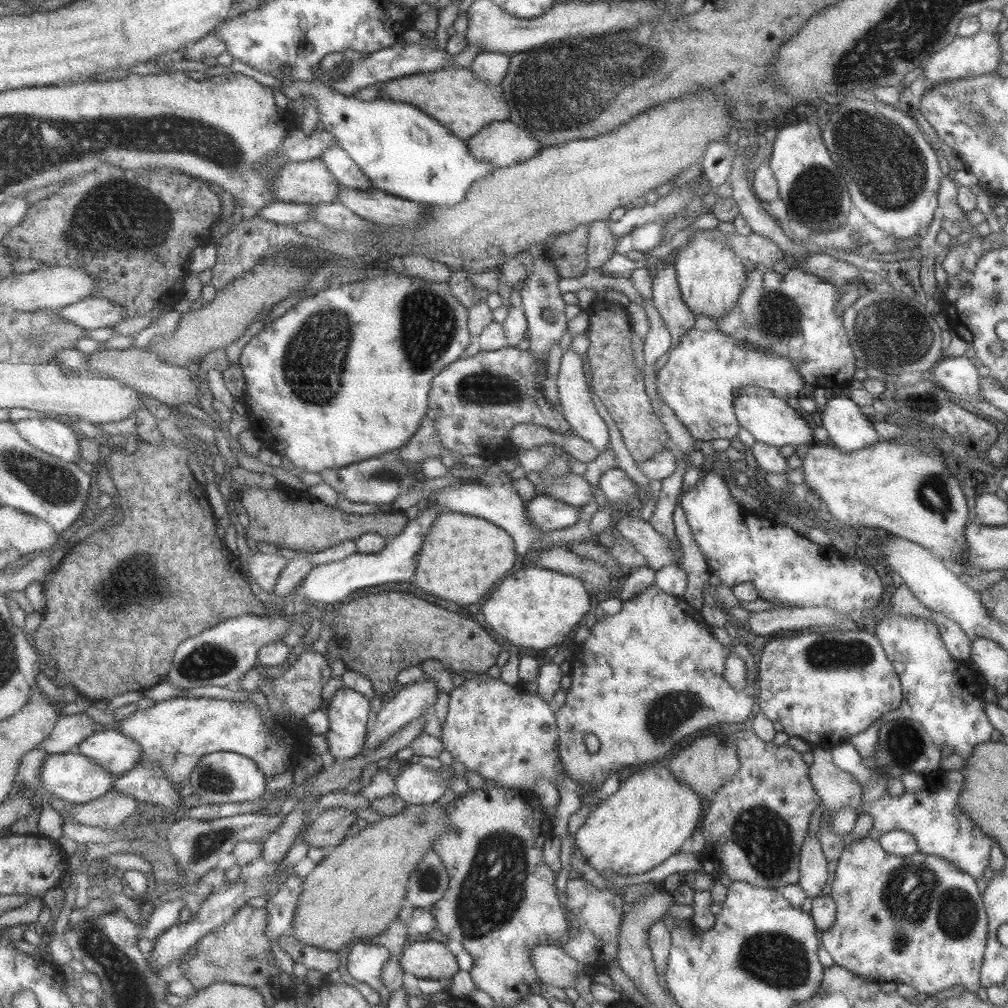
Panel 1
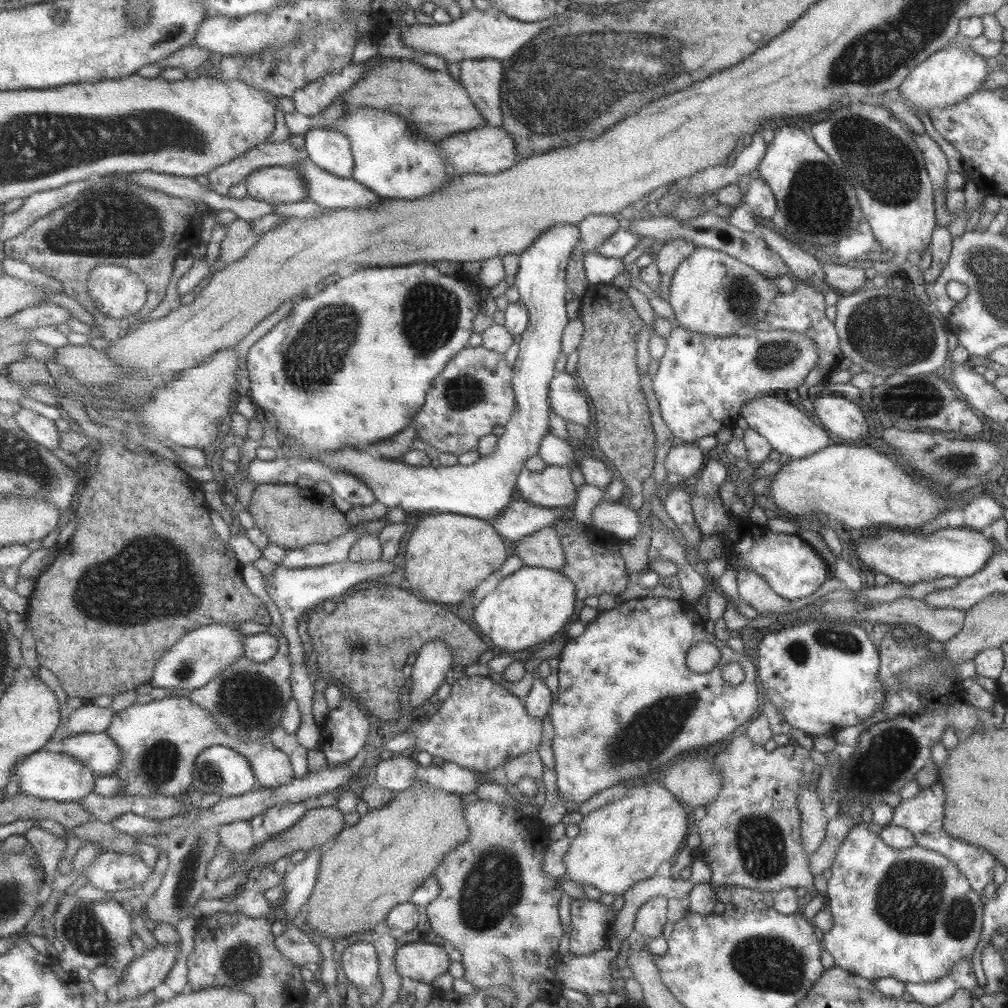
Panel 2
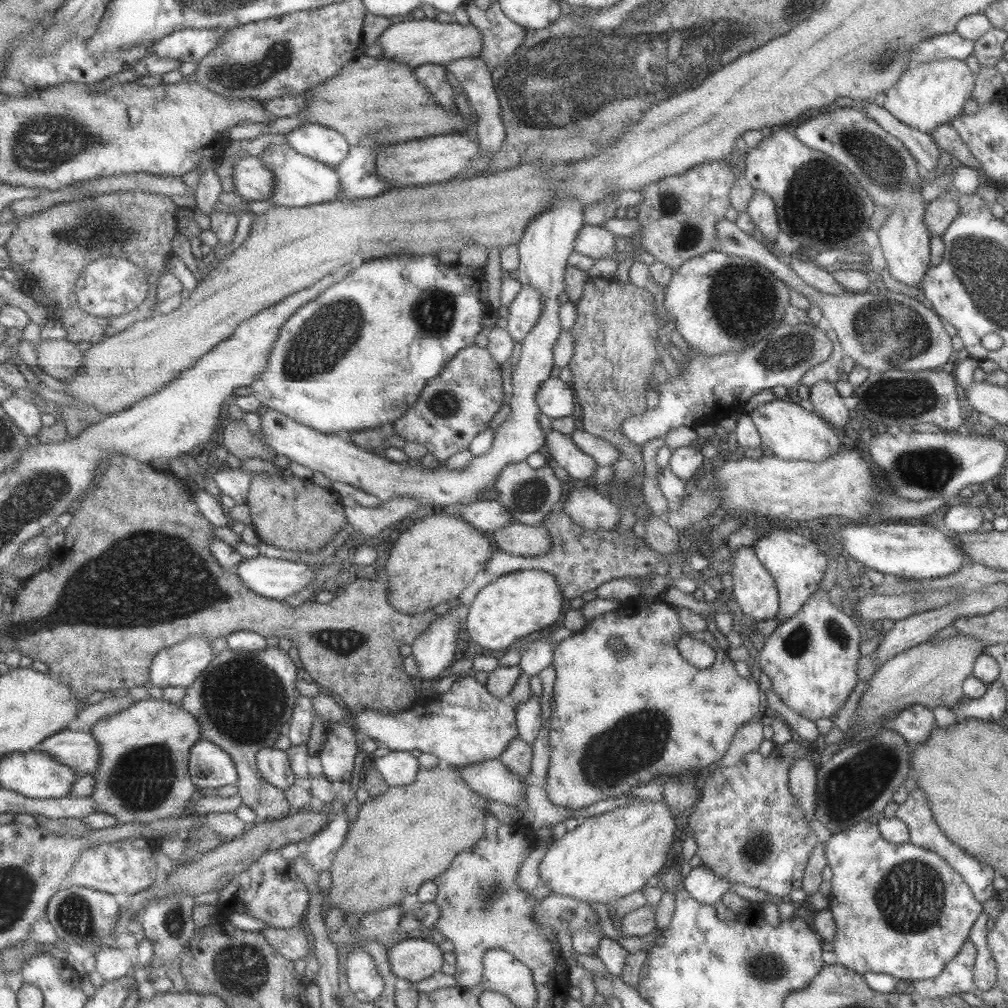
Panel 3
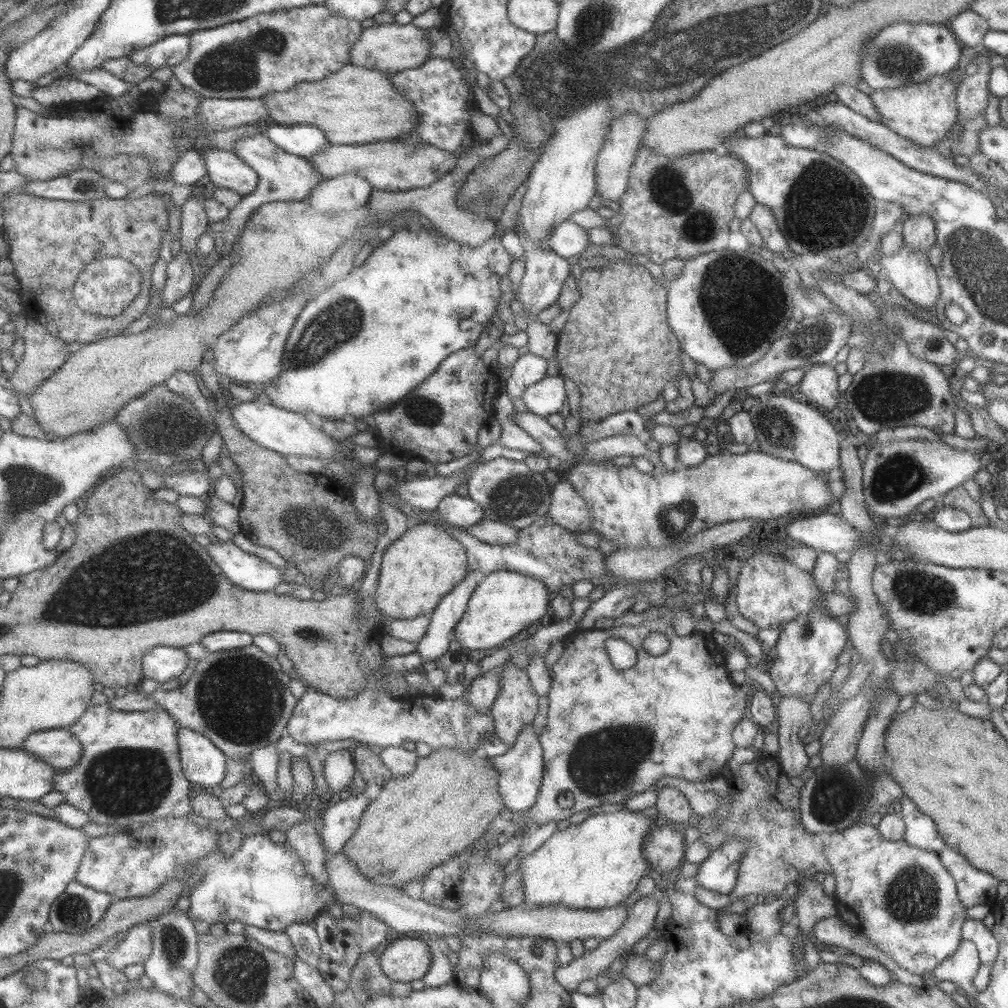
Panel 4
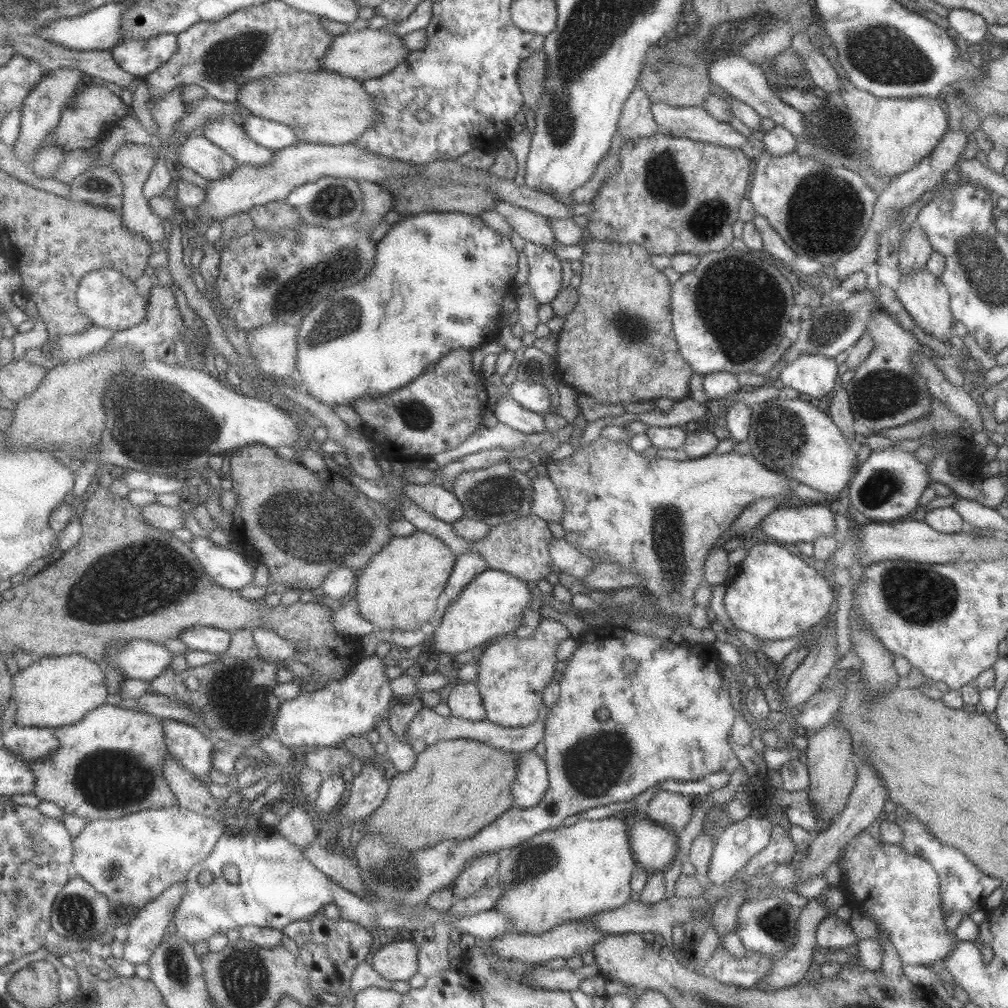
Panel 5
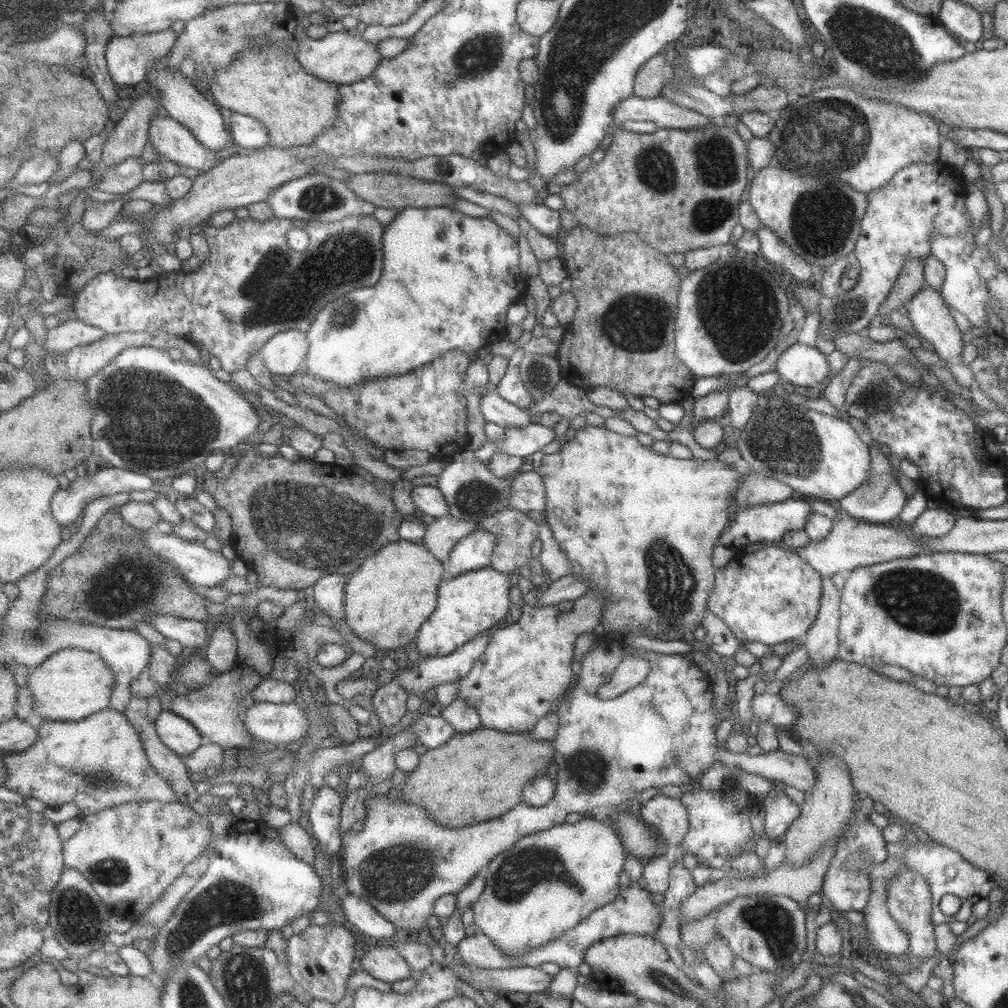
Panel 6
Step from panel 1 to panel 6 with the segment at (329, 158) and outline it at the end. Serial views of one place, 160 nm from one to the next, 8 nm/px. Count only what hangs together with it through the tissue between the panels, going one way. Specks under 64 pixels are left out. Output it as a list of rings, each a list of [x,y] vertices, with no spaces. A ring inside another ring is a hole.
[[[232,113],[229,129],[234,142],[239,147],[253,148],[257,151],[268,145],[269,129],[256,118],[241,113]]]

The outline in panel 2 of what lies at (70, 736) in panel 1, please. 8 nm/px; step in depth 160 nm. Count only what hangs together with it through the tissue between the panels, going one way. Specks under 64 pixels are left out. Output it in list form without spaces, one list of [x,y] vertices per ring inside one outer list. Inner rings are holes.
[[[83,704],[68,718],[67,737],[73,734],[106,732],[116,716],[113,708],[103,708],[95,704]]]

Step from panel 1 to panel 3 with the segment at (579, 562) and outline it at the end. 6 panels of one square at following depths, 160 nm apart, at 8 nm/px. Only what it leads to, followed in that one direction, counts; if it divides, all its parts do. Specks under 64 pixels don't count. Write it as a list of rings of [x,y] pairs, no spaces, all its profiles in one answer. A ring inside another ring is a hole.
[[[511,521],[503,528],[490,532],[490,536],[495,546],[503,552],[517,556],[542,555],[550,545],[548,530],[542,522],[527,526]]]

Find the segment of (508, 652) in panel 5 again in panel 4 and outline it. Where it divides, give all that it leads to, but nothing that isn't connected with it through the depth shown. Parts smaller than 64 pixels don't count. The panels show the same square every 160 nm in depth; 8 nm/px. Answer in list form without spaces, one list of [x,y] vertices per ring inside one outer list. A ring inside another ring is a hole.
[[[510,661],[502,666],[503,670],[499,672],[501,692],[492,706],[492,714],[497,735],[511,749],[515,739],[535,719],[538,698],[525,669],[517,668]]]

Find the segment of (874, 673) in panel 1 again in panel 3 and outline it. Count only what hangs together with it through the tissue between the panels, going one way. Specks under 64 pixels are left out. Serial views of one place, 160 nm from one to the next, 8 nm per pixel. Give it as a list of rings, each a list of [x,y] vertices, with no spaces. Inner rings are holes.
[[[819,587],[803,606],[787,620],[778,624],[766,638],[759,652],[759,669],[771,682],[771,693],[781,702],[811,722],[829,718],[845,704],[851,689],[857,684],[857,662],[861,657],[857,648],[863,644],[867,629],[856,619],[841,613],[832,592]]]

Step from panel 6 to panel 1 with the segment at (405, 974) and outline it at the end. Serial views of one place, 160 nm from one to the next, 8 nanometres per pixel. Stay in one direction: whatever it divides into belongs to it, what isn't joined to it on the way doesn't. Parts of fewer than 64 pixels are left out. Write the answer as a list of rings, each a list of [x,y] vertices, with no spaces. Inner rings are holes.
[[[413,942],[404,948],[400,961],[407,973],[429,980],[451,979],[461,971],[455,954],[441,942]]]

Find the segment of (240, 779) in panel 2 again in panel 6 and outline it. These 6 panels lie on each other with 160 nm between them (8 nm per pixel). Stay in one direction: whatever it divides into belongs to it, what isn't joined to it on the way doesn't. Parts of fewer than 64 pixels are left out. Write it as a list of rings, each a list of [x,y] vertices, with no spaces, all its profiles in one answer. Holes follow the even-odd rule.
[[[168,708],[161,711],[157,720],[157,732],[165,745],[187,758],[195,754],[207,739],[189,720],[175,713]]]

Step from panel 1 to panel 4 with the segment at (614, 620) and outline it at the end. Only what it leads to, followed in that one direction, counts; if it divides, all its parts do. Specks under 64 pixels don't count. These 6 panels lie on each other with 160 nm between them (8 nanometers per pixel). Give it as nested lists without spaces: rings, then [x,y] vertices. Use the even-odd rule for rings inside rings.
[[[653,619],[653,621],[645,621],[641,625],[626,626],[626,627],[613,627],[599,630],[589,629],[573,631],[563,640],[563,652],[559,656],[558,660],[553,664],[551,670],[551,689],[546,695],[549,699],[548,711],[547,711],[547,724],[543,727],[538,734],[538,741],[542,748],[542,779],[539,786],[538,796],[533,804],[533,807],[529,810],[516,814],[515,818],[511,820],[515,828],[513,828],[514,834],[508,834],[505,831],[502,832],[502,840],[506,840],[511,835],[517,835],[517,833],[525,832],[527,834],[533,831],[534,828],[539,827],[542,824],[558,820],[568,819],[569,816],[575,814],[575,812],[581,812],[581,810],[597,810],[603,804],[620,804],[625,803],[627,799],[648,790],[652,785],[659,780],[662,776],[675,777],[696,784],[704,782],[706,779],[716,776],[719,770],[725,762],[732,757],[734,751],[734,744],[732,743],[732,731],[735,728],[735,724],[744,718],[745,705],[749,704],[747,696],[750,695],[751,688],[746,686],[737,686],[733,684],[731,678],[729,678],[728,671],[725,669],[725,662],[723,656],[723,650],[715,641],[713,641],[712,633],[704,633],[702,631],[696,631],[693,637],[687,638],[685,636],[677,636],[674,633],[672,625],[667,620]],[[651,632],[660,632],[669,640],[669,648],[667,652],[661,654],[661,656],[651,656],[647,654],[643,648],[643,639]],[[607,637],[620,638],[630,644],[636,653],[636,662],[630,669],[619,670],[615,669],[609,660],[606,652],[604,651],[604,641]],[[563,792],[570,792],[573,796],[574,803],[571,808],[563,809],[557,805],[556,799],[558,794]]]

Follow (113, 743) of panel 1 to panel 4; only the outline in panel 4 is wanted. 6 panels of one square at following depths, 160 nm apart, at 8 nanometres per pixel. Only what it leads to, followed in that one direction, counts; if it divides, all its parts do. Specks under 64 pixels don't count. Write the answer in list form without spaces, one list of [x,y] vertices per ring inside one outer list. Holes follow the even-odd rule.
[[[68,729],[35,732],[23,744],[23,749],[59,769],[68,769],[79,764],[83,745]]]

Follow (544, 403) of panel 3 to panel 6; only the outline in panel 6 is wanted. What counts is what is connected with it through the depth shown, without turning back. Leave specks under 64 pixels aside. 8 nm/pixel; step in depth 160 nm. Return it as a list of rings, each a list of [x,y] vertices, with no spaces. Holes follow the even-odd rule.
[[[519,343],[513,354],[508,358],[507,368],[503,373],[501,382],[497,385],[497,389],[507,402],[526,409],[533,402],[518,375],[518,363],[524,357],[524,353]]]

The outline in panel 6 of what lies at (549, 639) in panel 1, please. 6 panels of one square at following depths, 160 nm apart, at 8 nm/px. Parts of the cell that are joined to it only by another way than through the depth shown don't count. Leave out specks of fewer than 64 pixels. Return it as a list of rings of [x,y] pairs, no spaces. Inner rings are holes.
[[[494,566],[456,576],[445,577],[439,585],[439,606],[423,623],[415,640],[419,653],[431,656],[449,656],[482,632],[496,630],[497,625],[505,624],[505,614],[509,610],[507,594],[509,582],[504,572]]]

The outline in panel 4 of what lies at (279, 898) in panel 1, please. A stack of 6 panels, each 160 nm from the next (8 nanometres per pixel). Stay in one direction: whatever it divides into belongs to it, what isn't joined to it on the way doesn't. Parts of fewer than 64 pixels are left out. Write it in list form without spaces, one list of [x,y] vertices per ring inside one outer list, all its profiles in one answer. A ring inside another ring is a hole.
[[[353,792],[346,800],[327,809],[321,824],[316,827],[327,853],[337,854],[345,849],[347,841],[359,830],[362,816],[371,803],[369,792]]]

